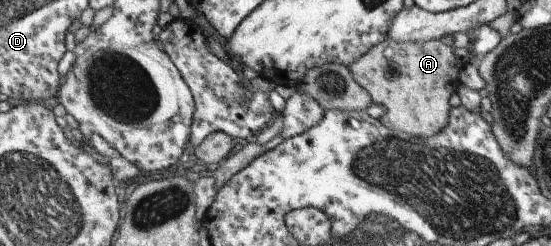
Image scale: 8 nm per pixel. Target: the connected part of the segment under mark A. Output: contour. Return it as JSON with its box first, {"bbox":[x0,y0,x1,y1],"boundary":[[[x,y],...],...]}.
{"bbox":[348,40,460,137],"boundary":[[[382,40],[348,66],[352,80],[366,90],[372,104],[384,108],[378,122],[394,132],[414,137],[430,137],[442,131],[452,109],[448,100],[458,88],[460,64],[454,50],[438,41],[394,42]]]}

